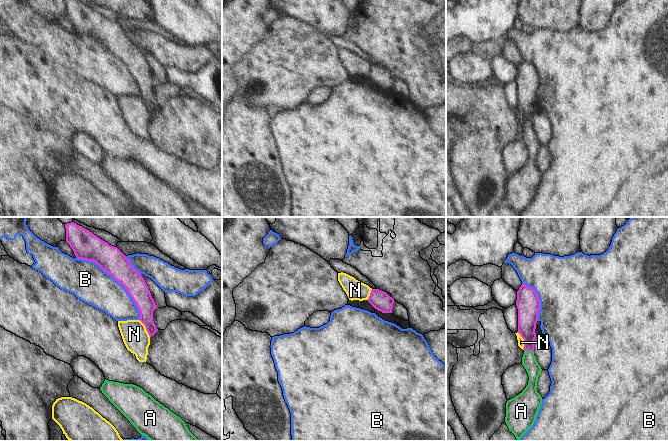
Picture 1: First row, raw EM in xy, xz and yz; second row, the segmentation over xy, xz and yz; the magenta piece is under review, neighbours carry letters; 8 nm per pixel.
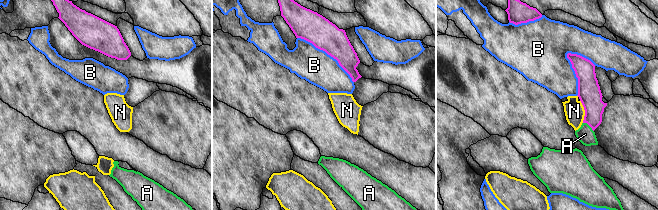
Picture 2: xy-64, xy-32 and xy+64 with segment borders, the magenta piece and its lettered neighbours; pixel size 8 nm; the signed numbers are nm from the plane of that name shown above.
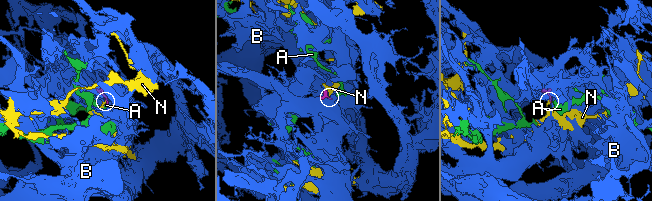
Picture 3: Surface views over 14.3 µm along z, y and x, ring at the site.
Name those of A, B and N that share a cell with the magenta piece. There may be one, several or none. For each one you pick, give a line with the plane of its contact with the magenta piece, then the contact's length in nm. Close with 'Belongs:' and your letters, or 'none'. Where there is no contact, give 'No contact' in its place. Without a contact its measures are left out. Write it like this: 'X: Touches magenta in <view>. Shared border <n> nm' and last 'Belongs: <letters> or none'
A: Touches magenta in yz. Shared border 80 nm
Belongs: A.

